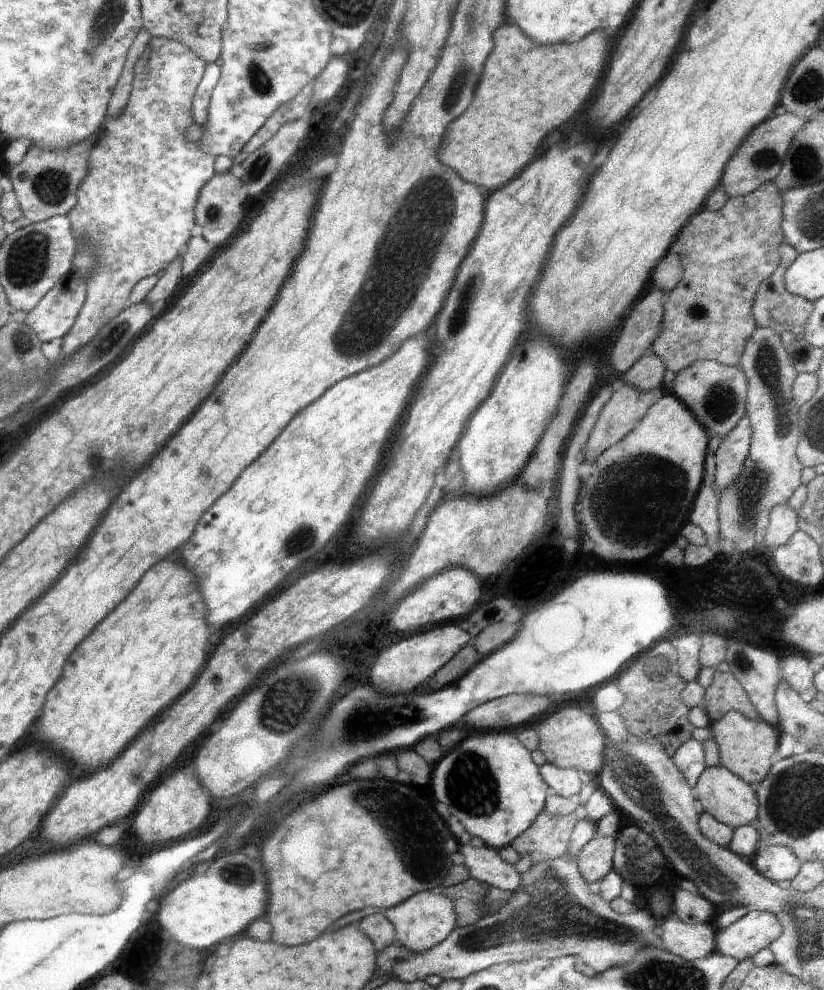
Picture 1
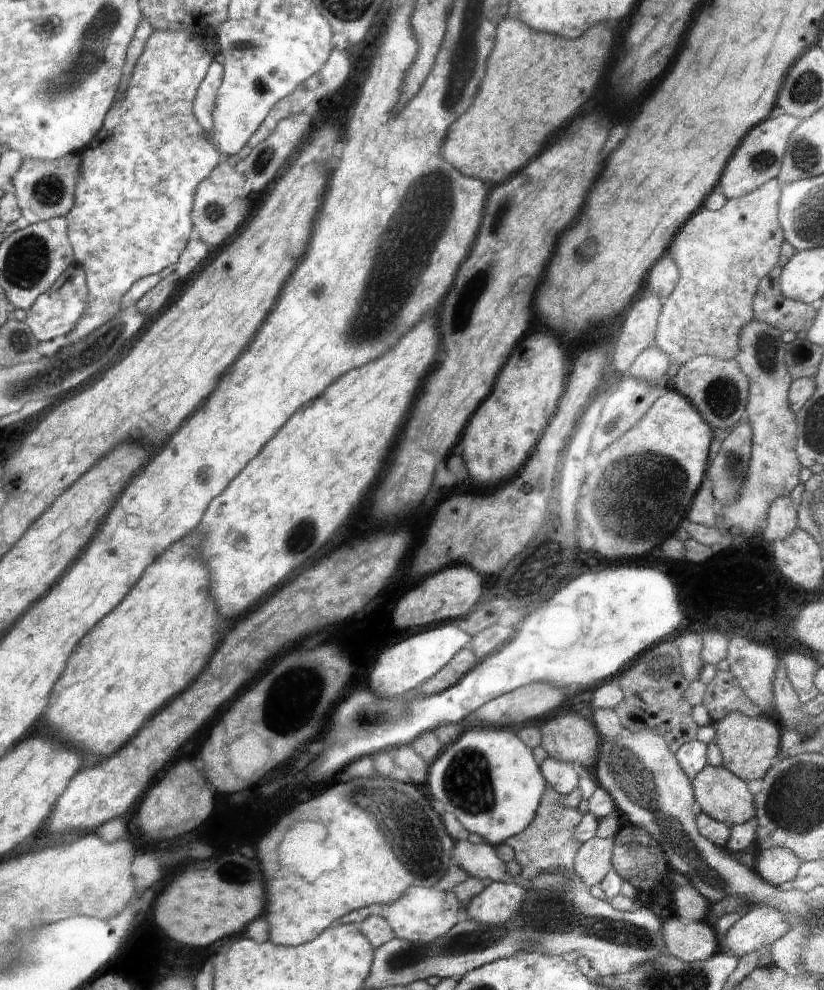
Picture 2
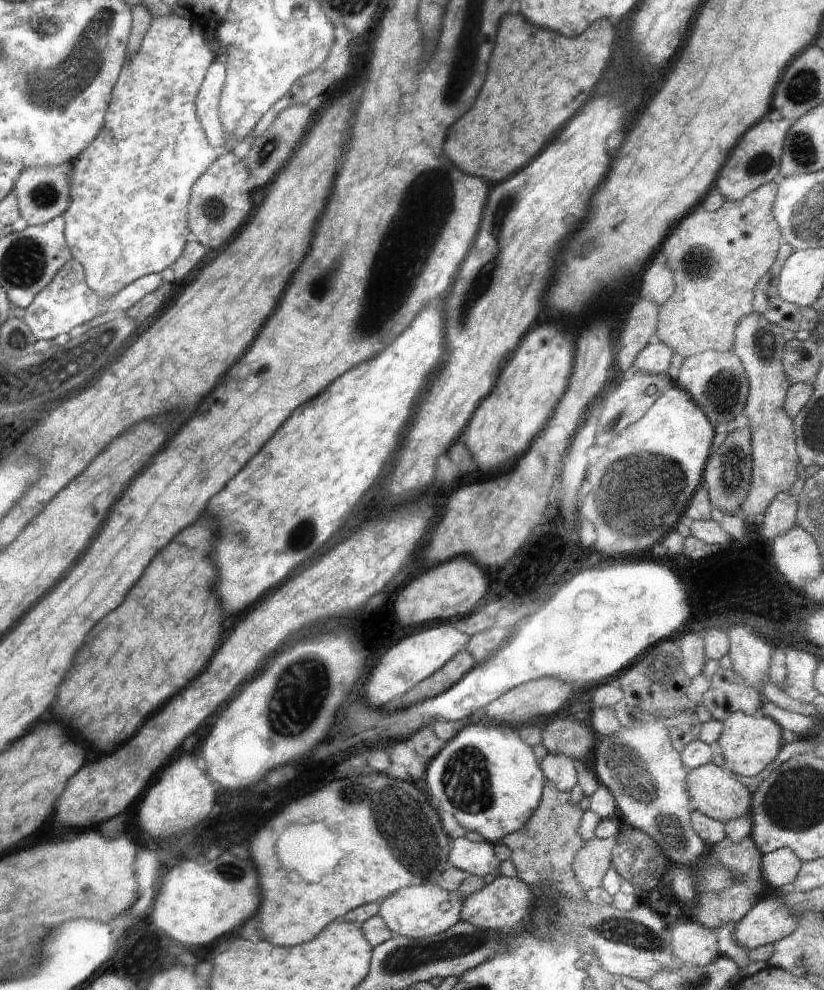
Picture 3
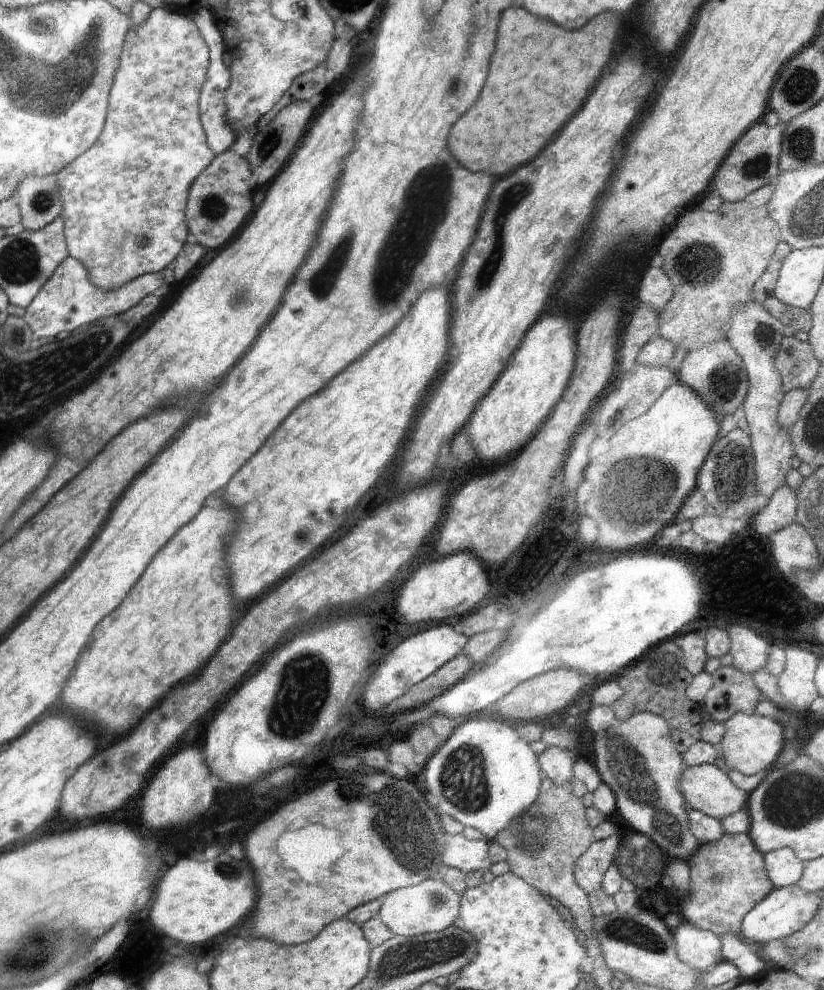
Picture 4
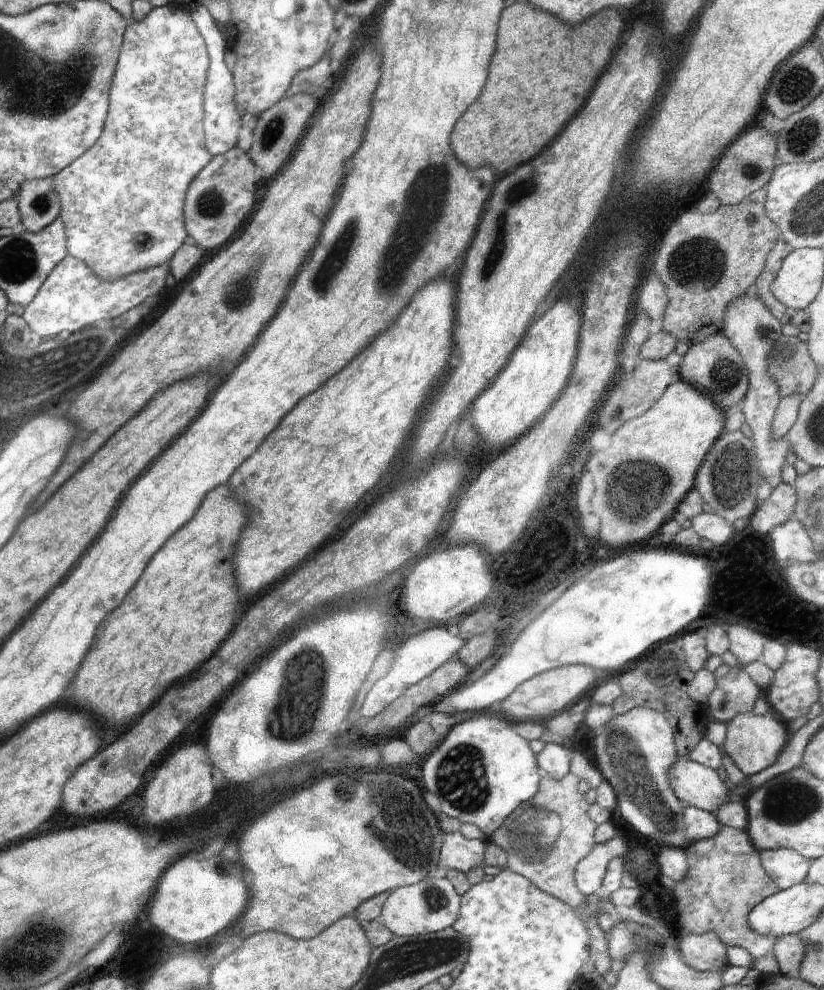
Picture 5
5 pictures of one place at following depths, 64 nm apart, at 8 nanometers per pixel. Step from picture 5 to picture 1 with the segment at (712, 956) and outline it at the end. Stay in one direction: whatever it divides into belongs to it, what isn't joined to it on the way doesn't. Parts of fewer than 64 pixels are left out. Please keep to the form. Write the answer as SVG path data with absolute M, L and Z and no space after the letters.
M676 916L661 924L660 940L664 949L690 961L716 952L716 935L710 924L687 924Z

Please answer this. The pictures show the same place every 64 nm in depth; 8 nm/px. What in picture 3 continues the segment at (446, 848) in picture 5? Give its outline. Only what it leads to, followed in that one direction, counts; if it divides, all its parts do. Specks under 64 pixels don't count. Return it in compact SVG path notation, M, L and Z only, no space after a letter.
M466 837L455 838L448 862L470 875L485 877L492 874L496 878L501 862L493 845L486 840L473 842Z

